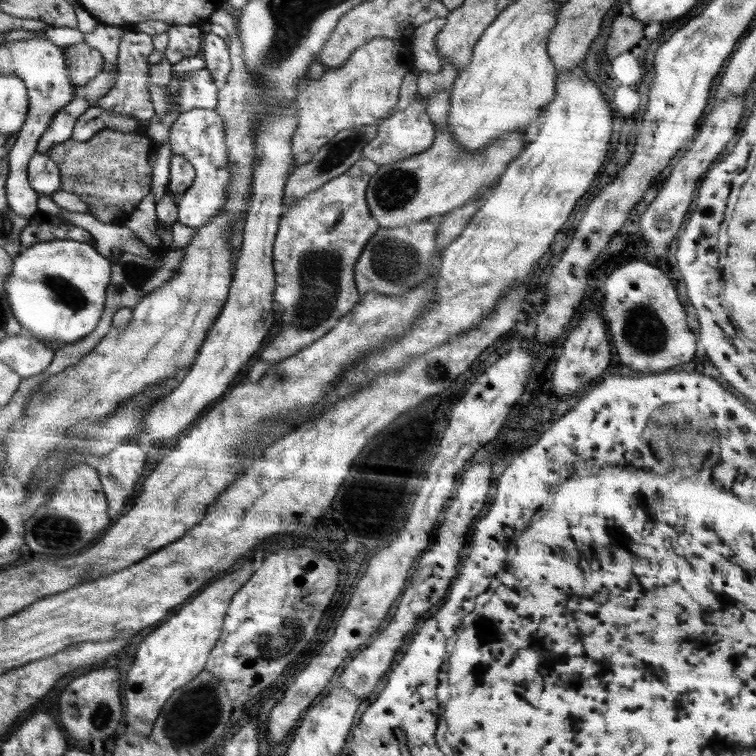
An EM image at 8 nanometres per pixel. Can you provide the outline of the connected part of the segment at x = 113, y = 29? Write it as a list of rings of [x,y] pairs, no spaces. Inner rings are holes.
[[[99,23],[92,32],[83,34],[84,42],[99,50],[104,56],[103,72],[117,71],[117,56],[119,53],[120,37],[128,30],[125,26],[104,25]]]

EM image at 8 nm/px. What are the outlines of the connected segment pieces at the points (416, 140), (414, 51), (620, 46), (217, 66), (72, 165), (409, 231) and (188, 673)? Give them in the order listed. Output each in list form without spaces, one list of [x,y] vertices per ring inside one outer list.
[[[416,92],[414,99],[403,110],[381,122],[375,138],[365,146],[360,158],[370,159],[378,166],[408,159],[412,155],[428,151],[434,143],[436,134],[435,125],[430,121],[427,110],[423,108],[423,102],[420,101],[420,95]]]
[[[446,19],[430,20],[416,28],[410,36],[410,51],[413,57],[414,65],[419,71],[436,74],[442,66],[442,55],[438,53],[436,47],[436,36],[444,28]]]
[[[618,15],[612,22],[611,33],[606,41],[606,53],[612,60],[616,55],[629,51],[644,38],[644,23],[636,17]]]
[[[212,31],[202,33],[201,40],[202,46],[199,56],[203,58],[206,63],[205,68],[210,71],[216,86],[220,88],[226,82],[226,77],[232,69],[226,40]]]
[[[106,128],[100,130],[86,142],[60,142],[52,146],[47,155],[52,159],[59,169],[61,189],[75,194],[90,208],[90,215],[96,220],[110,223],[126,223],[131,214],[144,196],[148,195],[151,188],[152,172],[148,165],[148,156],[156,148],[156,144],[149,136],[141,138],[138,134],[122,133]]]
[[[434,216],[401,227],[379,227],[366,243],[363,254],[354,267],[359,300],[370,291],[397,297],[404,295],[408,289],[424,283],[430,275],[431,259],[438,253],[436,246],[438,225],[440,225],[439,216]]]
[[[247,561],[244,568],[216,579],[194,595],[184,606],[175,609],[161,624],[152,629],[150,636],[140,644],[134,664],[122,680],[123,710],[129,732],[138,736],[148,736],[153,730],[153,722],[160,709],[177,688],[186,686],[202,671],[210,652],[218,642],[222,623],[232,597],[246,585],[257,564]]]

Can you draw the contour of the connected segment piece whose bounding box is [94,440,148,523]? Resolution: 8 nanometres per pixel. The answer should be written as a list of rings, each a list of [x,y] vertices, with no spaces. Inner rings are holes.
[[[126,440],[94,463],[108,500],[108,516],[112,523],[120,519],[119,512],[126,510],[128,500],[135,496],[134,486],[142,476],[147,452],[147,443]]]

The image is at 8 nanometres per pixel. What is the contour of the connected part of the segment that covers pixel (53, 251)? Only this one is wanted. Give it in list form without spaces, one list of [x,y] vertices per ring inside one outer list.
[[[49,240],[49,242],[42,242],[34,244],[33,246],[23,248],[21,254],[13,259],[12,272],[9,274],[6,282],[7,297],[11,306],[12,314],[14,318],[21,324],[22,328],[29,332],[32,332],[33,336],[52,340],[52,342],[58,342],[60,344],[78,342],[82,340],[84,336],[90,334],[101,319],[102,311],[104,311],[106,291],[108,283],[110,282],[112,274],[112,263],[110,257],[106,253],[97,252],[94,247],[88,243],[77,242],[74,240]]]

